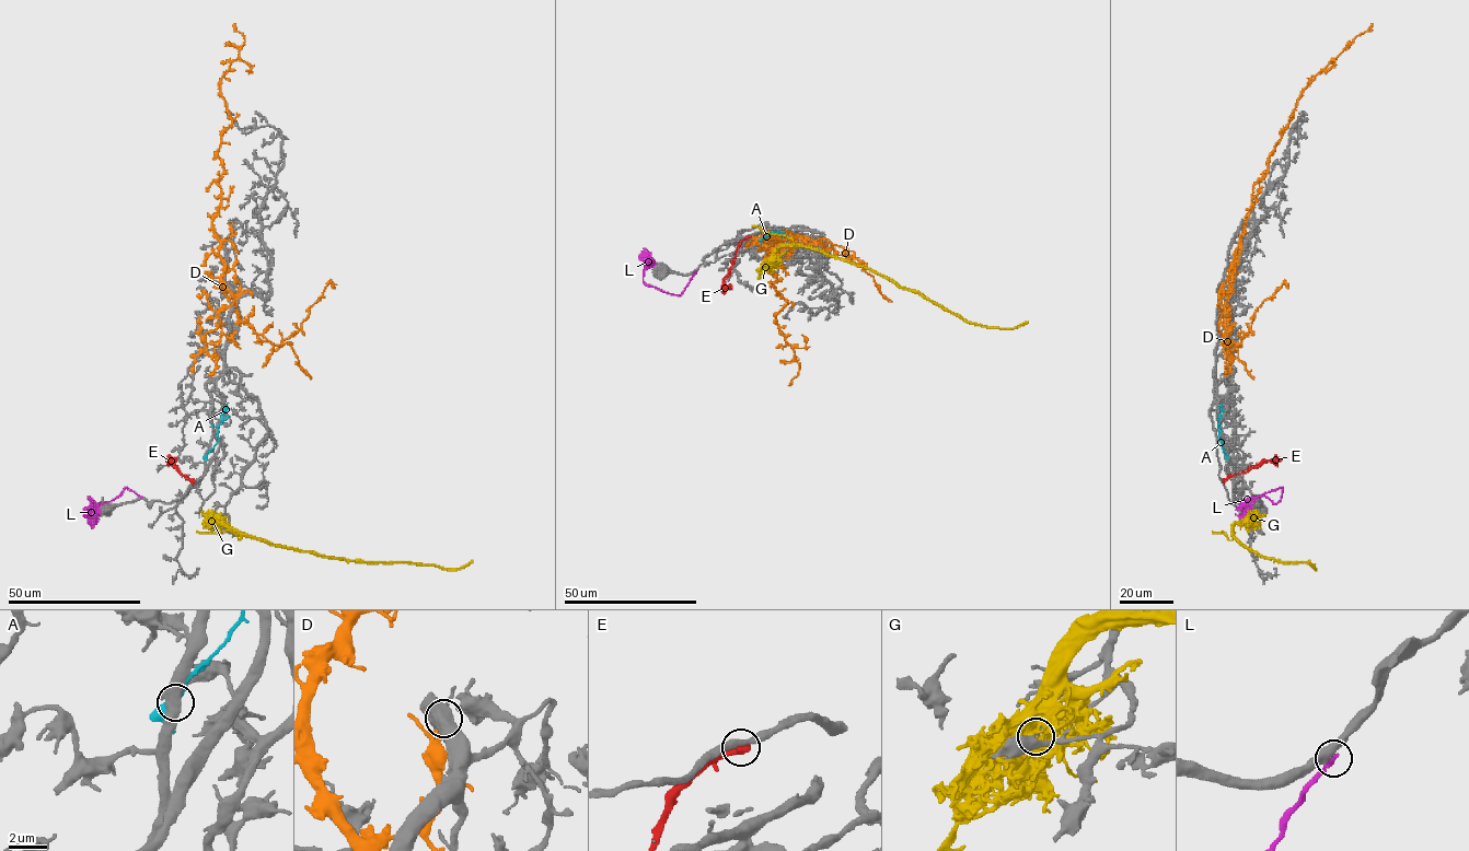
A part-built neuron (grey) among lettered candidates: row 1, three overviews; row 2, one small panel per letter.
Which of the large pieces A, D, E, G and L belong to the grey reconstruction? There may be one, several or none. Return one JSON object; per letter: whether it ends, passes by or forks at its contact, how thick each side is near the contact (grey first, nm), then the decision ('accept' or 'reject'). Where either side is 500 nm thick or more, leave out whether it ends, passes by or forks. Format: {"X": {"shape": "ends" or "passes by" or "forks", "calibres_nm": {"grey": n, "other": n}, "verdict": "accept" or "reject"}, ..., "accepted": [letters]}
{"A": {"calibres_nm": {"grey": 600, "other": 360}, "verdict": "reject"}, "D": {"calibres_nm": {"grey": 500, "other": 180}, "verdict": "reject"}, "E": {"shape": "passes by", "calibres_nm": {"grey": 440, "other": 420}, "verdict": "reject"}, "G": {"shape": "forks", "calibres_nm": {"grey": 240, "other": 440}, "verdict": "reject"}, "L": {"shape": "ends", "calibres_nm": {"grey": 480, "other": 280}, "verdict": "reject"}, "accepted": []}

